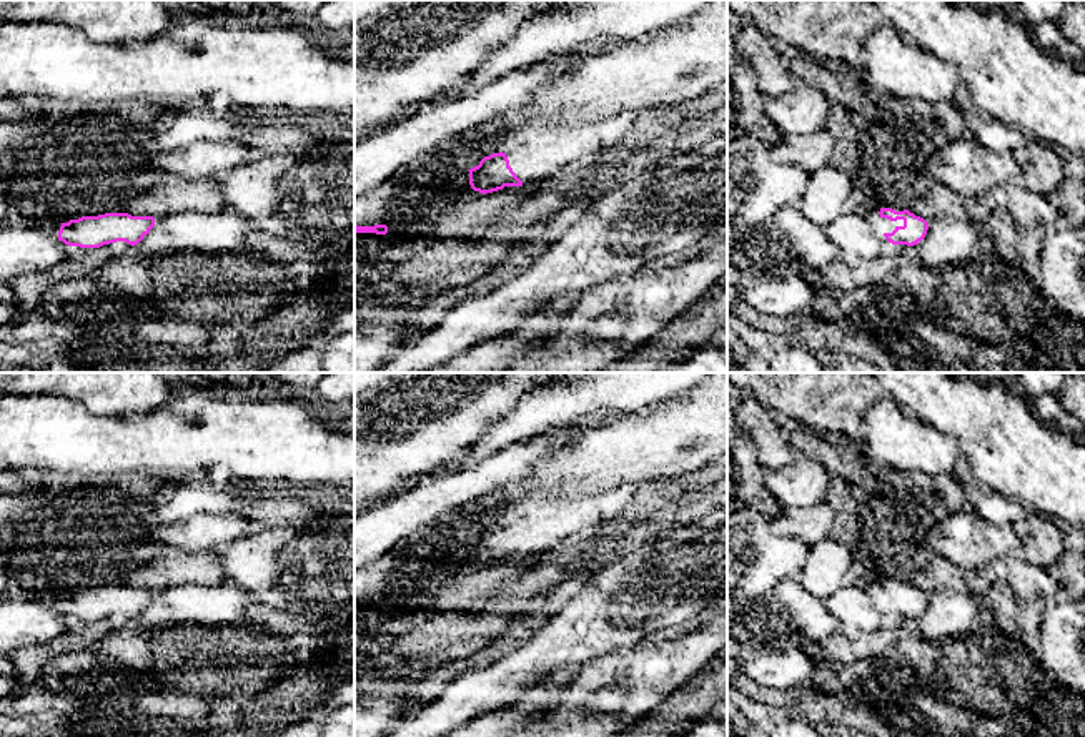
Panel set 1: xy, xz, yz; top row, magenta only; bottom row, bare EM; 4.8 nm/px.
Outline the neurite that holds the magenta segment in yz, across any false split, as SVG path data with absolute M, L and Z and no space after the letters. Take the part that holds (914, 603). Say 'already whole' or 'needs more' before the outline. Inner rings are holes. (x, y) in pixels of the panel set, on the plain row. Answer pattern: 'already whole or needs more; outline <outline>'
needs more; outline M877 577L870 584L857 584L865 591L875 609L882 614L882 629L899 629L915 624L927 607L929 597L909 582Z

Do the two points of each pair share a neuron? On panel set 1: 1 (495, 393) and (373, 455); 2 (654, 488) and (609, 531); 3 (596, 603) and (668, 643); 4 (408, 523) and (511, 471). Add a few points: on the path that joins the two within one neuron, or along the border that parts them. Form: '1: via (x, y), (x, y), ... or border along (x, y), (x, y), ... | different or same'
1: via (465, 405), (453, 416), (431, 423), (403, 443) | same
2: via (643, 499), (621, 521) | same
3: border along (649, 633), (641, 641) | different
4: via (433, 501), (486, 476) | same

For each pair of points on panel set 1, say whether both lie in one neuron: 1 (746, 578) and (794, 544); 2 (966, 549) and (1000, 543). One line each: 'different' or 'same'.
1: same
2: same

